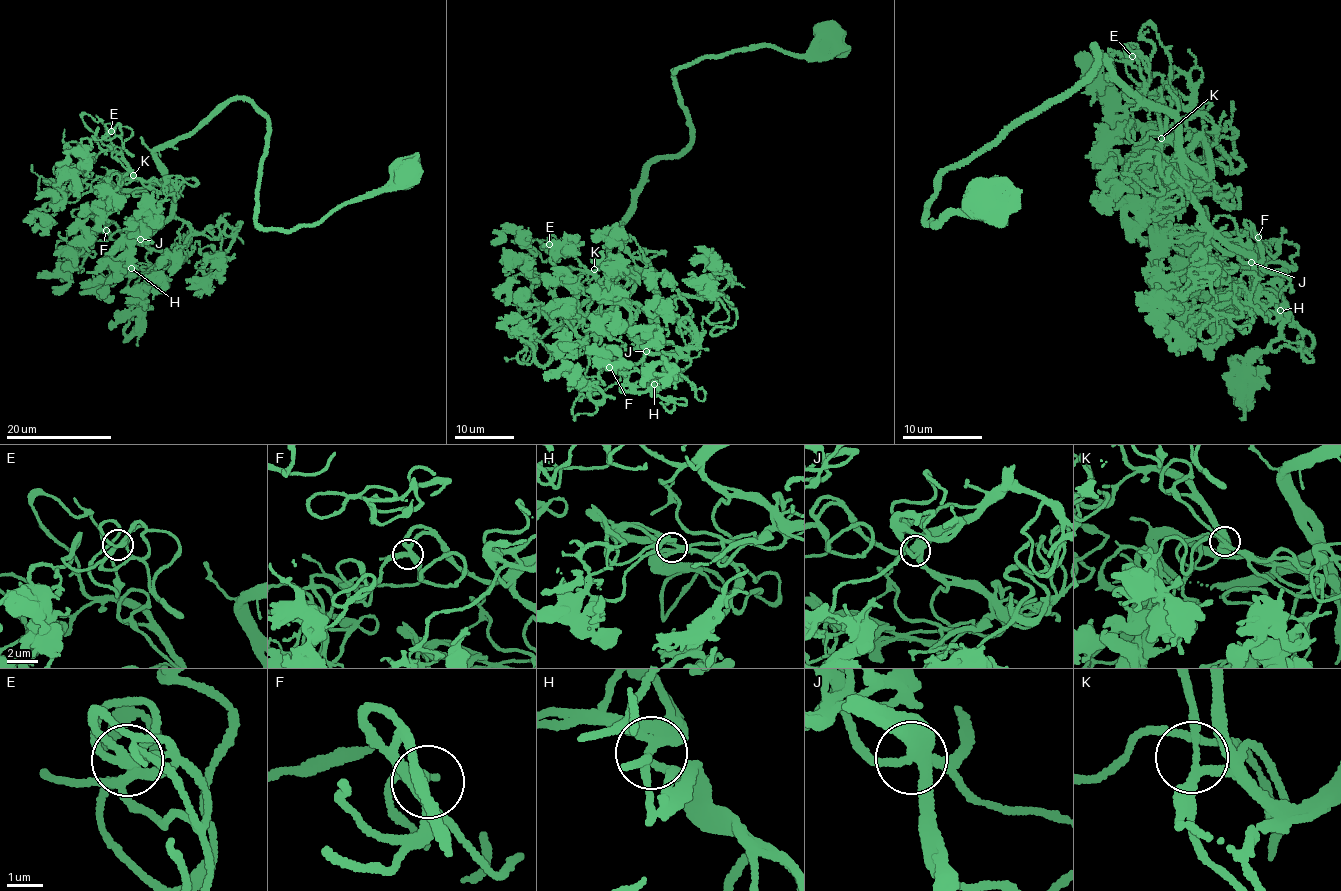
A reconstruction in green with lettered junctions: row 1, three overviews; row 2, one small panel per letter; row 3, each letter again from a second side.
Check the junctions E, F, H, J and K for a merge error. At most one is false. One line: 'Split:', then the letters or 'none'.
Split: none

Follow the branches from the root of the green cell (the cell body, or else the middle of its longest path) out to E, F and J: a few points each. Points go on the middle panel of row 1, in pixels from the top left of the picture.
E: (829, 37), (673, 70), (693, 136), (615, 238), (621, 299), (584, 313), (591, 274), (521, 269), (550, 245)
F: (829, 37), (673, 70), (690, 145), (654, 158), (611, 250), (653, 287), (657, 323), (638, 362), (609, 367)
J: (829, 37), (804, 54), (756, 46), (673, 70), (690, 145), (654, 158), (611, 250), (656, 294), (646, 351)

